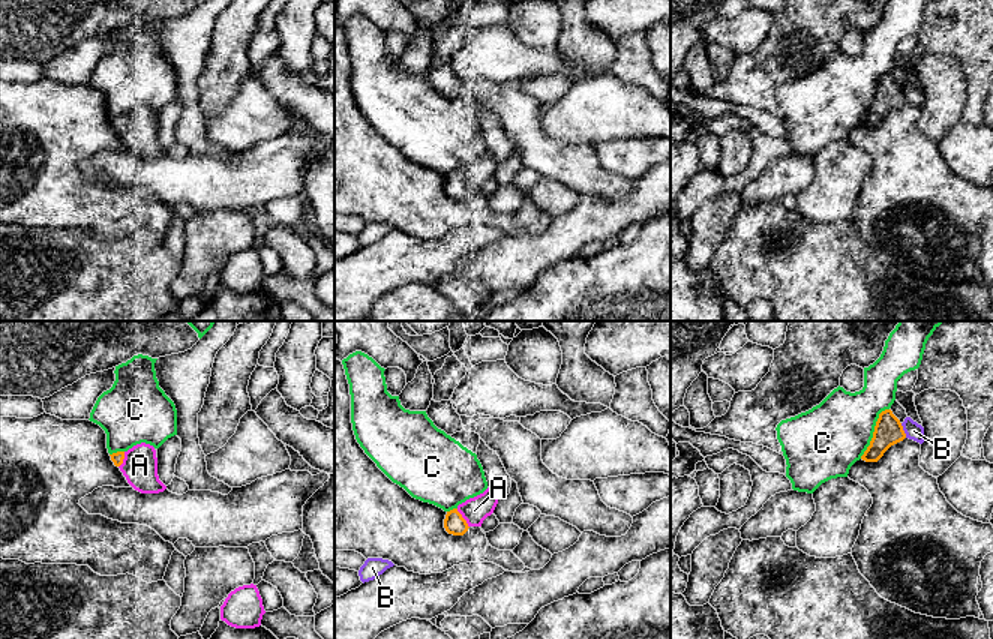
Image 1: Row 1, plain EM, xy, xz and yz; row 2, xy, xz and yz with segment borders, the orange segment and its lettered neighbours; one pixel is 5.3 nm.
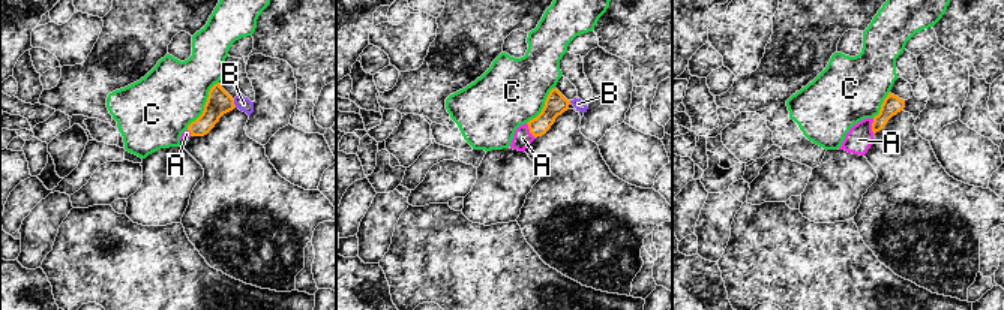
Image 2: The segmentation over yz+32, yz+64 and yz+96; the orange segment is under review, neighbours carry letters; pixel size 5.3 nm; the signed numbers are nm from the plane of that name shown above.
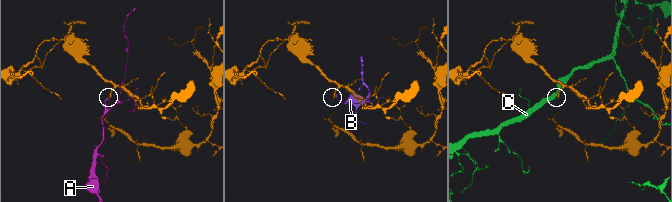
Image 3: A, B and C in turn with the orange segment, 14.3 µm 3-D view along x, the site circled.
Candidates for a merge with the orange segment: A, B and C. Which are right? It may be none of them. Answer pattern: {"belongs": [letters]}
{"belongs": ["A"]}

